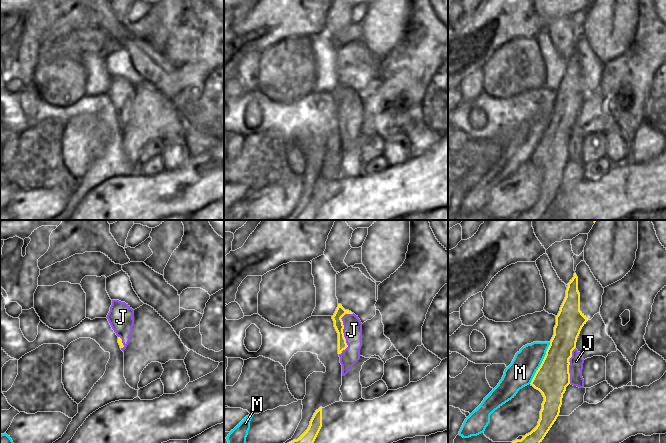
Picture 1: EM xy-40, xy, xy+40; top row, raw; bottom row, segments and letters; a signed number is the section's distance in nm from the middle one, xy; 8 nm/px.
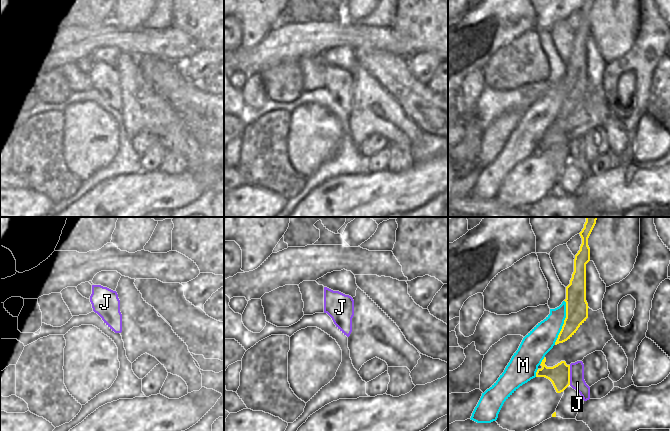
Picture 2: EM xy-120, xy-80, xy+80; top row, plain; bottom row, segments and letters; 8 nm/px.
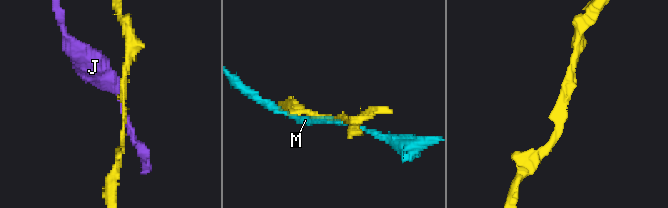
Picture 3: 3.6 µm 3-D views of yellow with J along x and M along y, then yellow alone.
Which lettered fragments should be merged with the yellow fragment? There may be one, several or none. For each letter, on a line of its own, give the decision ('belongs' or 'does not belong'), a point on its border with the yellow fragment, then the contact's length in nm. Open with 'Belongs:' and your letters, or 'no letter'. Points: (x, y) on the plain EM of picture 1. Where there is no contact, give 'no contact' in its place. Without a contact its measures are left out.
Belongs: no letter
J: does not belong; meets yellow in xy at (342, 106); contact 360 nm long
M: does not belong; meets yellow in xy+40 at (541, 139); contact 380 nm long

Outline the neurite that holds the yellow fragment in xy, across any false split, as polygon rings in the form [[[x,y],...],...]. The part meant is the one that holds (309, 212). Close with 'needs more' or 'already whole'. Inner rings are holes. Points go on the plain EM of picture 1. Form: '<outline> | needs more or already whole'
[[[322,183],[314,189],[308,205],[297,215],[287,220],[313,220],[322,203]]] | already whole

